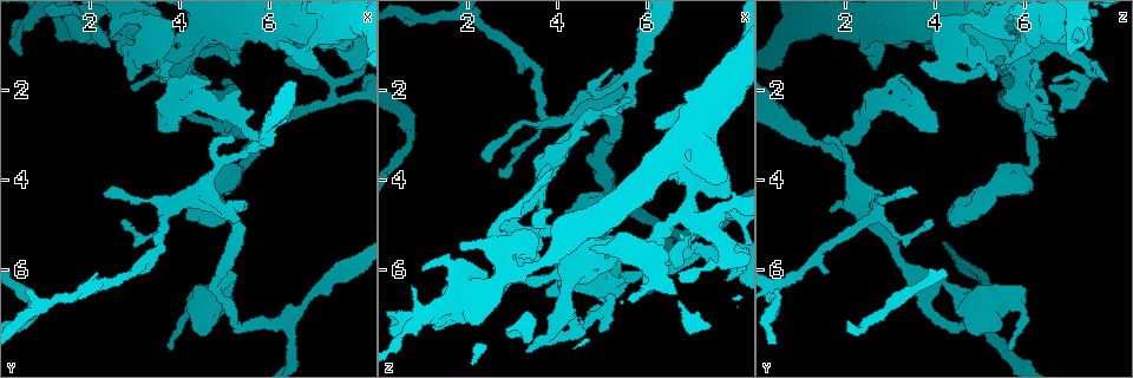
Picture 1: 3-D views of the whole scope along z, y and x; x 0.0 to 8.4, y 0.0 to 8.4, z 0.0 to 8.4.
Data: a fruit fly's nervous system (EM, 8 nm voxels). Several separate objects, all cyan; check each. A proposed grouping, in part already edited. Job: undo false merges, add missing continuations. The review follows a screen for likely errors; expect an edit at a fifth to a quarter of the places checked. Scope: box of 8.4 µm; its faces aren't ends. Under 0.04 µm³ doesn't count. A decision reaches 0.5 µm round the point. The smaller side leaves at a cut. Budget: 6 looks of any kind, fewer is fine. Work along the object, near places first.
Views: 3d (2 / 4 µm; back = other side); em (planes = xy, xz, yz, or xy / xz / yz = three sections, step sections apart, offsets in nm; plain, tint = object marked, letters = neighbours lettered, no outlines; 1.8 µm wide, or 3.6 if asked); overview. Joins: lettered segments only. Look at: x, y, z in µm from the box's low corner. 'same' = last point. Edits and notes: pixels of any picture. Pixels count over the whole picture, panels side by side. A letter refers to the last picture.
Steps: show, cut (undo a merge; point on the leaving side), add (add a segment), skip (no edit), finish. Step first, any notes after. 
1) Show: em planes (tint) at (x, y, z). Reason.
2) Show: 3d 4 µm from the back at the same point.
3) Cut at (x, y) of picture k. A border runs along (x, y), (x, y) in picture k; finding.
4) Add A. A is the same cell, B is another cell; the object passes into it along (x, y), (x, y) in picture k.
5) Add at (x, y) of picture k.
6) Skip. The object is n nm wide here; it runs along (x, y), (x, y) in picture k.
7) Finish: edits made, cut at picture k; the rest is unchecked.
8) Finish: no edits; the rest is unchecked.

Show: em planes (tint) at (4.05, 1.70, 3.15). Thick turns thin.

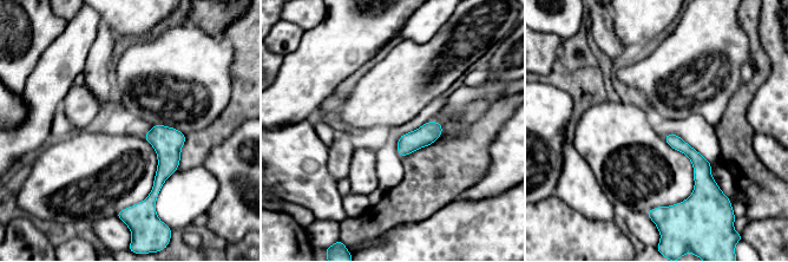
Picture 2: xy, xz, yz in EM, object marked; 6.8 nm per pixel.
Show: em planes (letters) at the same point. What lies round it.

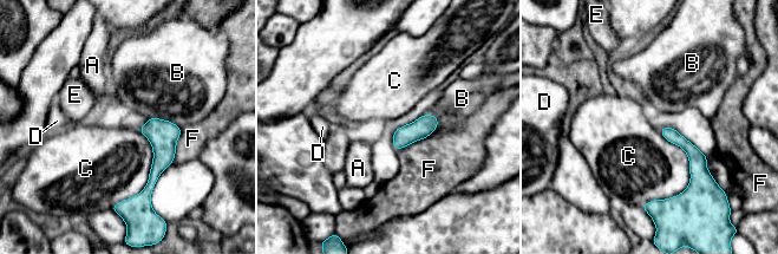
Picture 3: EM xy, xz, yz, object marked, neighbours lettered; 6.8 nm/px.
Skip. A, B, C, D, E and F are other cells; a border runs along (659, 131), (690, 183), (641, 204) in picture 3; all the same neuron.

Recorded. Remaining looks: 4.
Show: 3d 2 µm from the back at (7.35, 2.05, 5.55). Arms part here.

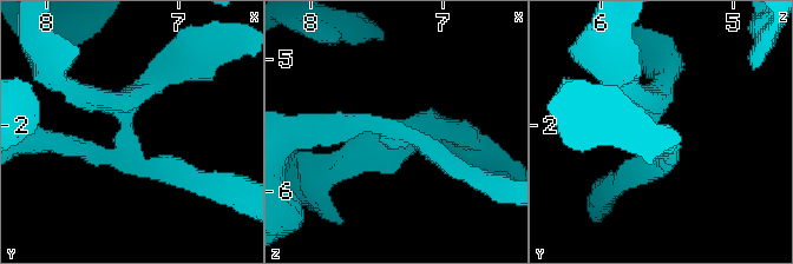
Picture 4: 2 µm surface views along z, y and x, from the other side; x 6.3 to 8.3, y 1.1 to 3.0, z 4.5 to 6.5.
Show: em 3.6 µm planes (letters) at (7.44, 2.08, 5.60).

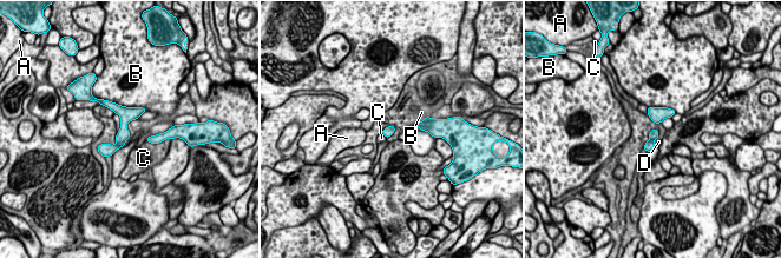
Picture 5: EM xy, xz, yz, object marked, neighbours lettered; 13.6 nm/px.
Cut at (106, 150) of picture 5. A, B, C and D are other cells; a border runs along (117, 143), (124, 144) in picture 5; two neurons meet here.

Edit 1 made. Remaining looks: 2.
Show: em planes (letters) at (3.75, 1.15, 5.10).

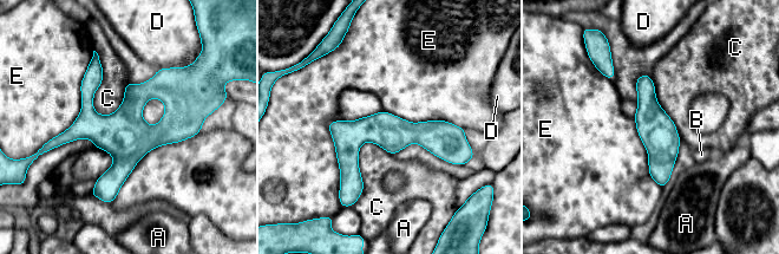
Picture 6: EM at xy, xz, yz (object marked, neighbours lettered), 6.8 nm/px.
Skip. A, B, C, D and E are other cells; a border runs along (200, 131), (151, 149), (112, 202) in picture 6; one neuron here.

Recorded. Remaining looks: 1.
Finish: edits made, cut at picture 5; the rest is unchecked.

